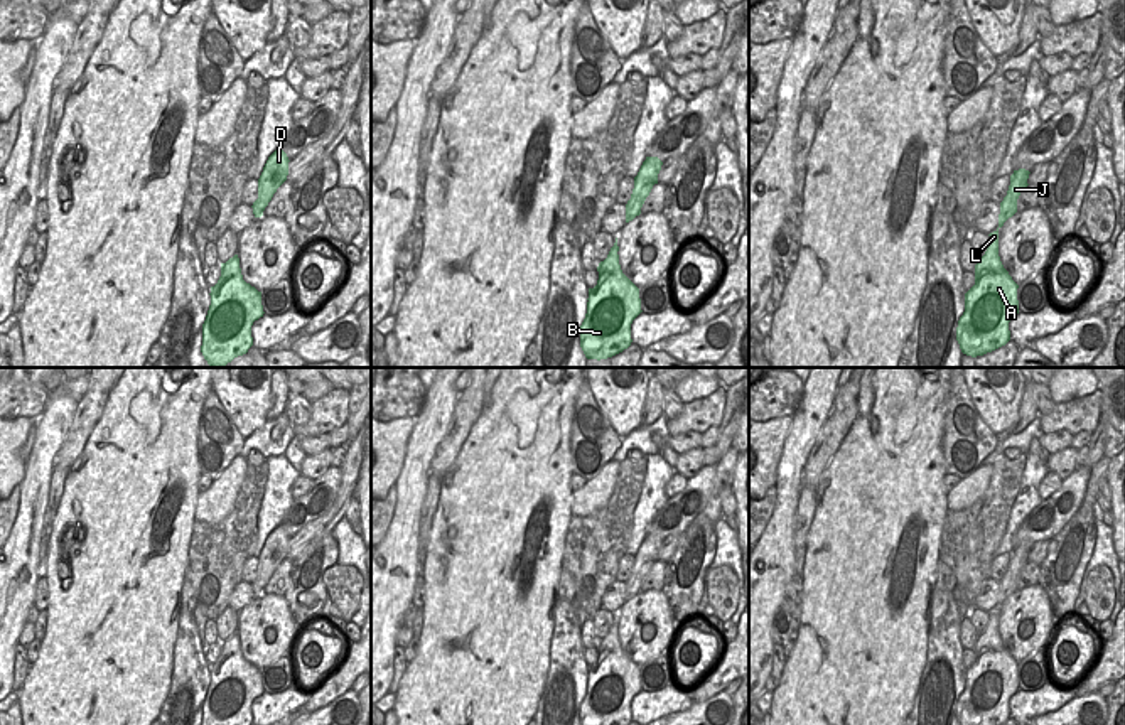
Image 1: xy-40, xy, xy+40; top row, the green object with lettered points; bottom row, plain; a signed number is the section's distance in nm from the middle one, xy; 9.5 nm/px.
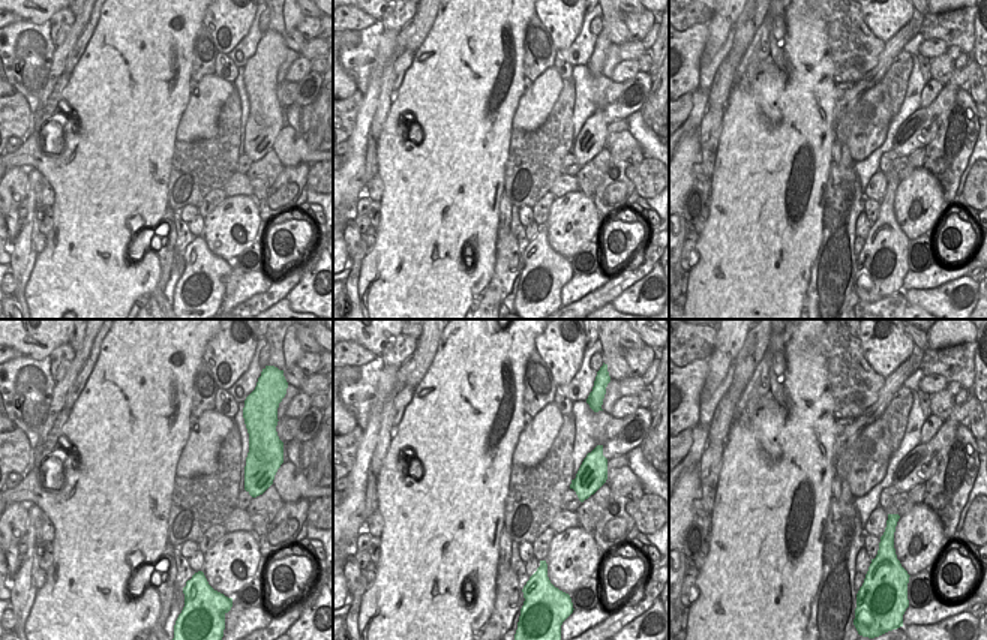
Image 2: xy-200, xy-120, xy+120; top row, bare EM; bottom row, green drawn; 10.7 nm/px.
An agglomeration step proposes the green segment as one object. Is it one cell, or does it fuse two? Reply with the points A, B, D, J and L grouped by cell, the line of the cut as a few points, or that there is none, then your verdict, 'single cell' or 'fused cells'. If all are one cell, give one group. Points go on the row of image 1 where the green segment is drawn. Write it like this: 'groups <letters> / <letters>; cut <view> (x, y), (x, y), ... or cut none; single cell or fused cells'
groups A B D J L; cut none; single cell

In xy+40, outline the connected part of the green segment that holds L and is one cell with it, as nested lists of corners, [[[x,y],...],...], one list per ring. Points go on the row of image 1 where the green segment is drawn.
[[[1029,170],[1010,175],[1000,202],[999,228],[990,233],[985,255],[975,265],[975,285],[965,293],[965,312],[958,320],[956,341],[963,354],[977,357],[1010,341],[1009,322],[1019,314],[1017,288],[999,256],[999,229],[1017,212],[1017,199],[1029,185]]]

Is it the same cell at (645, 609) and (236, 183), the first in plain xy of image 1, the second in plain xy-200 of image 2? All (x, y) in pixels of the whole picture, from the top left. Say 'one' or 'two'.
two

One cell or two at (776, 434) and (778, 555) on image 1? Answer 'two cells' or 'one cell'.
two cells

